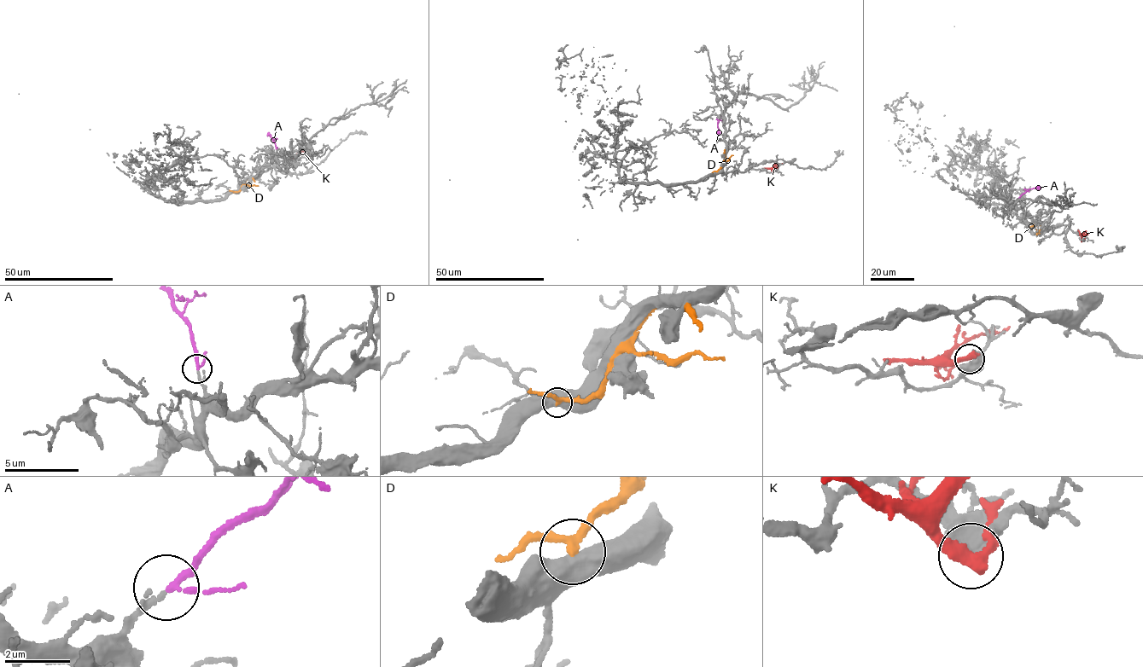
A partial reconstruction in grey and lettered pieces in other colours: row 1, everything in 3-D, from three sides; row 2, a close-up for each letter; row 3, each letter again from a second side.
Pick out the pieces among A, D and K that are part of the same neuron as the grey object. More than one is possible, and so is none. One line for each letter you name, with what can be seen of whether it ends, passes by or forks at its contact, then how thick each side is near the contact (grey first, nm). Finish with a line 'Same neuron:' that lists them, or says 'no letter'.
A: it passes by | 110/160 nm
Same neuron: A

